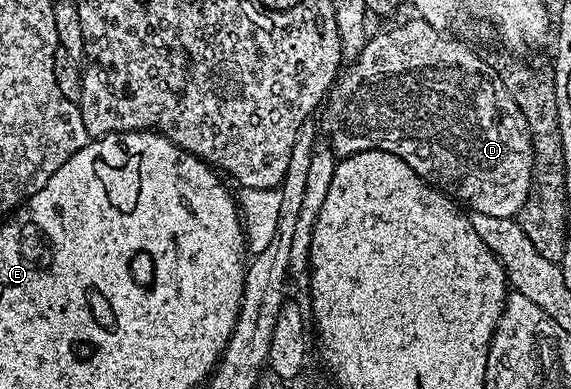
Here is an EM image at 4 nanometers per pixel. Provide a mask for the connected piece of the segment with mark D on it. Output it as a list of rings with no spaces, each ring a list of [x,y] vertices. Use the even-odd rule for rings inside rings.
[[[419,19],[411,20],[405,25],[398,26],[397,29],[388,29],[377,37],[376,34],[369,36],[368,42],[362,47],[356,60],[347,66],[348,73],[346,69],[339,74],[336,84],[332,86],[326,98],[328,110],[324,113],[324,129],[328,132],[327,144],[340,159],[362,151],[368,151],[370,154],[374,151],[386,151],[390,155],[398,155],[398,159],[402,159],[432,188],[436,189],[439,185],[444,185],[444,188],[451,189],[452,193],[456,193],[453,201],[467,207],[472,213],[515,218],[526,203],[528,194],[533,192],[534,170],[537,164],[536,152],[532,150],[532,133],[528,130],[523,113],[510,95],[505,78],[502,79],[498,74],[492,73],[491,67],[470,46],[448,37],[452,35],[436,29],[430,23]]]

